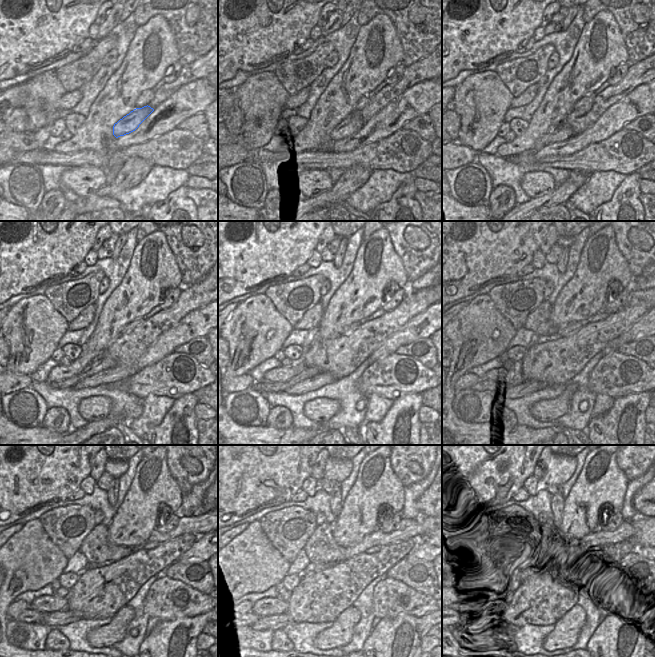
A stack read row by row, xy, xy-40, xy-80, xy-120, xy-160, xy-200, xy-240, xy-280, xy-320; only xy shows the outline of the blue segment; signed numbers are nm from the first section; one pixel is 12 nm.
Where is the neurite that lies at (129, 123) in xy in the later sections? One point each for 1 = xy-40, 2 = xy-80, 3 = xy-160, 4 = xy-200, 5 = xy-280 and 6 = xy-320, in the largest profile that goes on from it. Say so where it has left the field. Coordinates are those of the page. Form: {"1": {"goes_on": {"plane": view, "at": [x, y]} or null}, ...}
{"1": {"goes_on": {"plane": "xy-40", "at": [353, 123]}}, "2": {"goes_on": {"plane": "xy-80", "at": [563, 132]}}, "3": {"goes_on": {"plane": "xy-160", "at": [309, 372]}}, "4": {"goes_on": {"plane": "xy-200", "at": [493, 391]}}, "5": {"goes_on": {"plane": "xy-280", "at": [249, 617]}}, "6": {"goes_on": {"plane": "xy-320", "at": [462, 616]}}}

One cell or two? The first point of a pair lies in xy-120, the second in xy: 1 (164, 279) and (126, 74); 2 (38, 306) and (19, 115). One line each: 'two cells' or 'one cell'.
1: one cell
2: two cells

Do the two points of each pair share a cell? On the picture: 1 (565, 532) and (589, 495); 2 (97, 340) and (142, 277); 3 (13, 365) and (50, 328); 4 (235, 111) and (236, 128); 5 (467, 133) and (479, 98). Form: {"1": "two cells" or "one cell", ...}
{"1": "one cell", "2": "one cell", "3": "one cell", "4": "one cell", "5": "one cell"}

